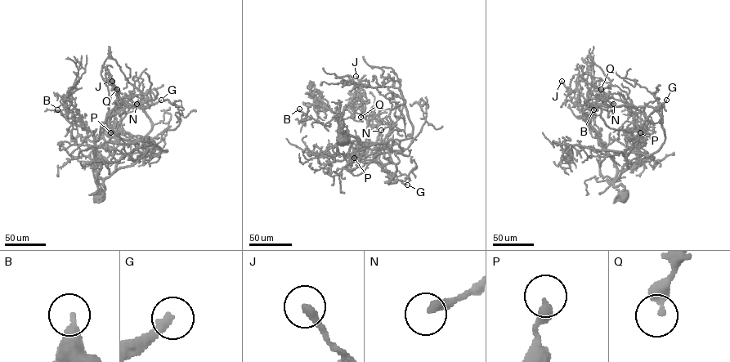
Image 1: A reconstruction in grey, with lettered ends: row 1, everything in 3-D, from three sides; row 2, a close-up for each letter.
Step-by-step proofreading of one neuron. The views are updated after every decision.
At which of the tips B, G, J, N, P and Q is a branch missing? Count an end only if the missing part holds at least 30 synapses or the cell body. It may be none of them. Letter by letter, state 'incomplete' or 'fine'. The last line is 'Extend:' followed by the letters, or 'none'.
B: fine
G: incomplete
J: fine
N: fine
P: fine
Q: fine
Extend: G

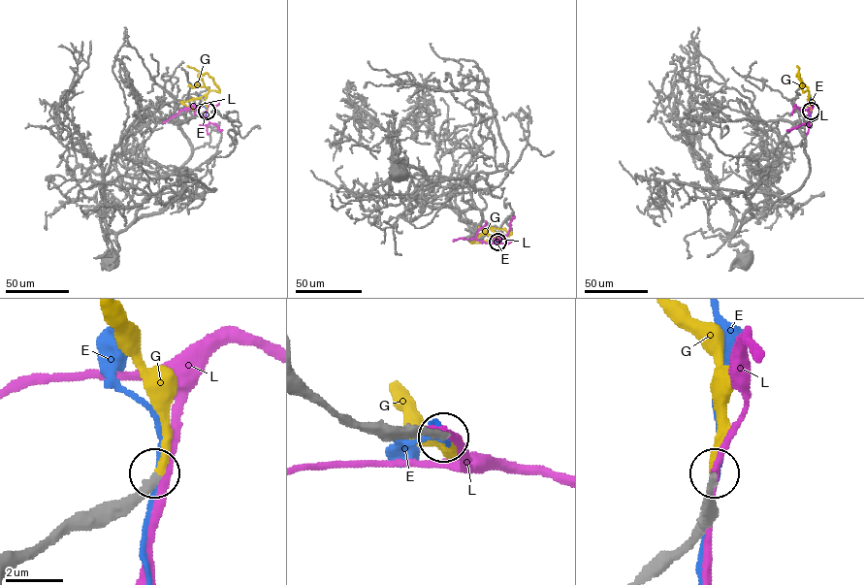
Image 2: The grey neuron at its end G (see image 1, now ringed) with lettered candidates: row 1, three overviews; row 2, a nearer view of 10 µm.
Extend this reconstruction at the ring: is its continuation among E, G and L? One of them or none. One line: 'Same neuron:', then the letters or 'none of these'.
Same neuron: G

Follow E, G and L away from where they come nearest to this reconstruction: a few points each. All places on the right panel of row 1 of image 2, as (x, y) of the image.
E: (811, 111), (809, 95)
G: (811, 111), (809, 91), (803, 91), (798, 73), (804, 86)
L: (811, 111), (813, 106), (802, 110), (795, 105), (792, 114)

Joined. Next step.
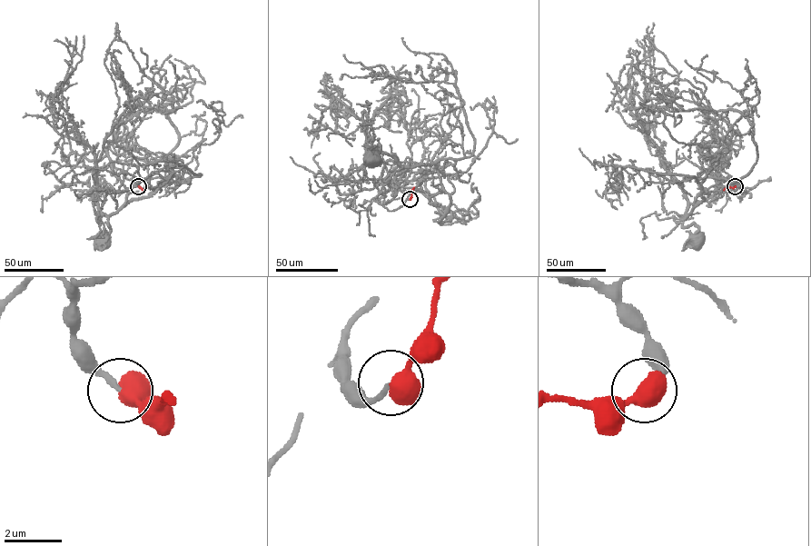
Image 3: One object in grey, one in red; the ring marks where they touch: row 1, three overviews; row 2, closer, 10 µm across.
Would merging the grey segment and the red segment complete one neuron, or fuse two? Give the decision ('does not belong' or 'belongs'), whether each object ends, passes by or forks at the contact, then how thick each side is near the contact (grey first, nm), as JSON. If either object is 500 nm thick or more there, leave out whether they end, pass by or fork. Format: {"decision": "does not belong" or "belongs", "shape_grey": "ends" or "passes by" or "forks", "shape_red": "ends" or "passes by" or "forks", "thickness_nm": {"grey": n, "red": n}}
{"decision": "belongs", "thickness_nm": {"grey": 180, "red": 650}}

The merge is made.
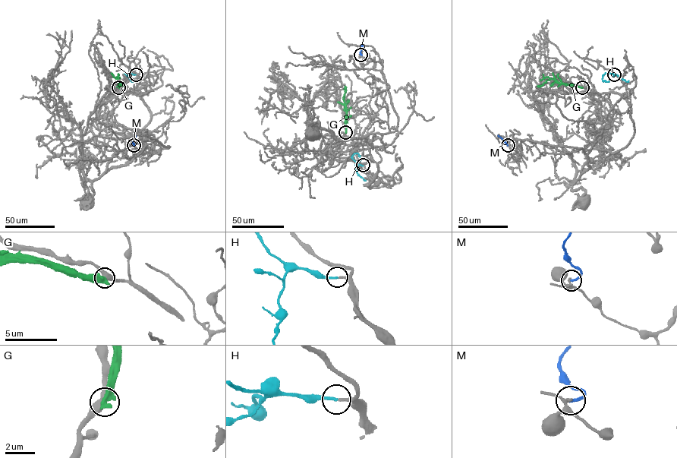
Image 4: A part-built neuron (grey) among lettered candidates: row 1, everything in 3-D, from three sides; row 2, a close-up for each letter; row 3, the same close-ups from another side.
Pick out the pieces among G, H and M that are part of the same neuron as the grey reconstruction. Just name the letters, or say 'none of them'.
H

